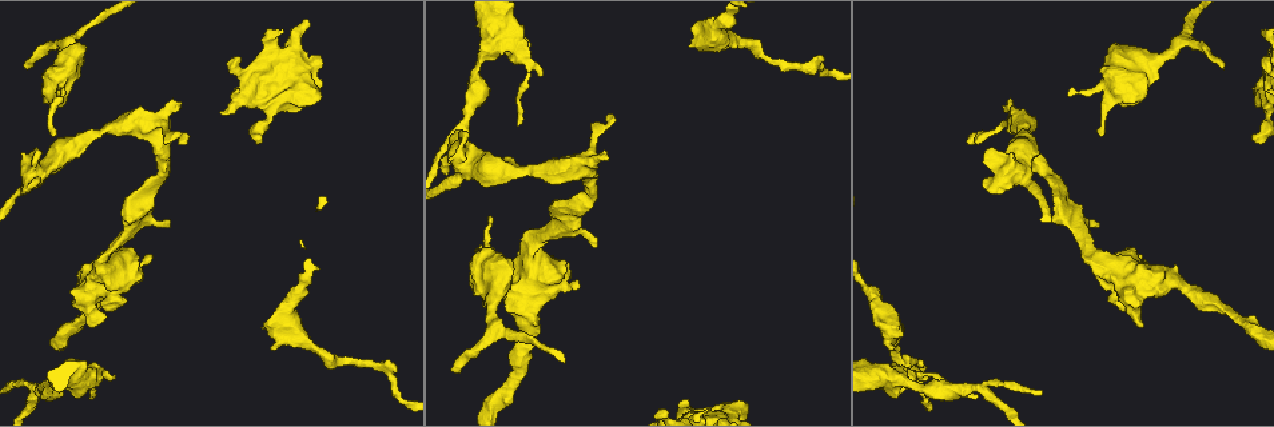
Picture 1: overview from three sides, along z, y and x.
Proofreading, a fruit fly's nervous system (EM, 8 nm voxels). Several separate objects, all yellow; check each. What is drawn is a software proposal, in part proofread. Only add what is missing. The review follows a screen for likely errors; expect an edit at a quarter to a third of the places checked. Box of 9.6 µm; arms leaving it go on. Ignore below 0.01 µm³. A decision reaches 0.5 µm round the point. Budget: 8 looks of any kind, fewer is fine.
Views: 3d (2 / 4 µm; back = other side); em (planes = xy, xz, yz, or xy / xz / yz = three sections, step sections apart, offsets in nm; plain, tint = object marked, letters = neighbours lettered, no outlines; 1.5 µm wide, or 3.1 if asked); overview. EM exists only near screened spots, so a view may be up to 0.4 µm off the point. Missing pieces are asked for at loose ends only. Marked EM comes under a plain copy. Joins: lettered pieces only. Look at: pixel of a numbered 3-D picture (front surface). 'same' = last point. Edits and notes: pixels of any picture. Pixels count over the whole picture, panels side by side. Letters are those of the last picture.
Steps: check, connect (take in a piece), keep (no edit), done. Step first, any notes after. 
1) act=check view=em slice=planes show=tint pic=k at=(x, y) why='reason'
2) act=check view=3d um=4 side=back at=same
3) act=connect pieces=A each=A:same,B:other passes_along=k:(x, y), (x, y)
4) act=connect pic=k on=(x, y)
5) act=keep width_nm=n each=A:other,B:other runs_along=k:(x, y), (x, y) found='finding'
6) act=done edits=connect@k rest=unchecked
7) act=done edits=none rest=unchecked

act=check view=em slice=planes show=letters pic=1 at=(978, 396) why='thin end'

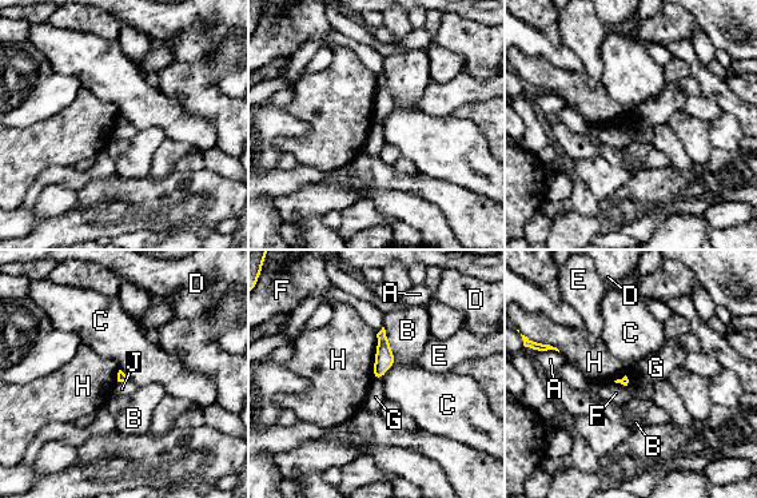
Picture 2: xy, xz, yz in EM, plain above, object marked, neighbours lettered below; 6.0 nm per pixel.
act=keep each=A:other,B:other,C:other,D:other,E:other,F:other,G:other,H:other,J:other border=2:(377, 334), (373, 378) found='no lettered piece goes on from it'

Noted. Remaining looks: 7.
act=check view=3d um=2 pic=1 at=(1013, 103) why='an open end'

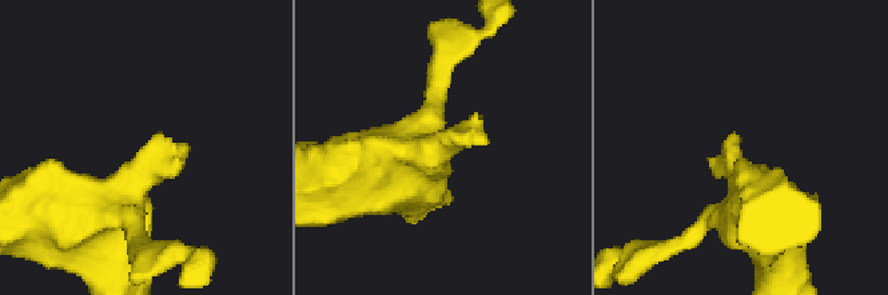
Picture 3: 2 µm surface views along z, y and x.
act=check view=em slice=xz step=4 show=tint pic=3 at=(485, 143) why='need the tissue'

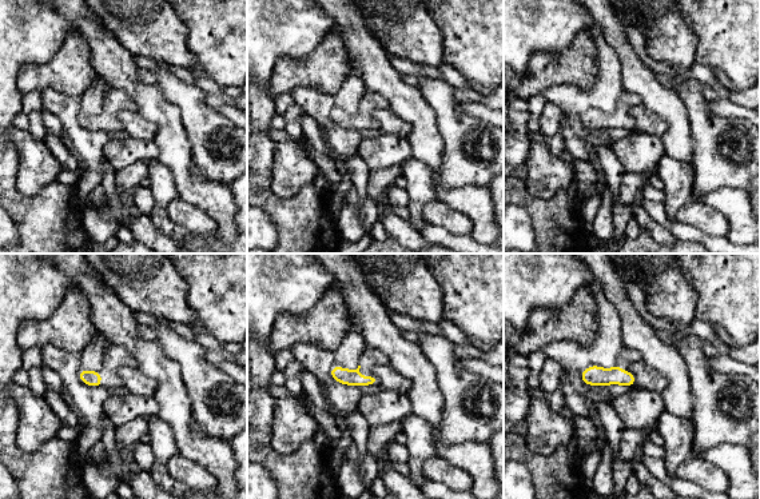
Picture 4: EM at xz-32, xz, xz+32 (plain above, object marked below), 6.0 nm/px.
act=check view=em slice=planes show=letters at=same why='another direction'

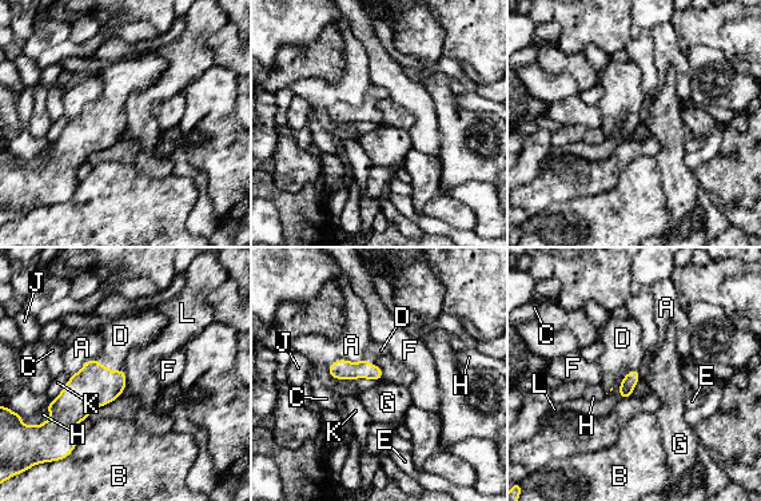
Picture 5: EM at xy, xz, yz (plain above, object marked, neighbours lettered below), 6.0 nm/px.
act=connect pieces=D each=A:other,B:other,C:other,D:same,E:other,F:other,G:other,H:other,J:other,K:other,L:other passes_along=5:(94, 385), (107, 369), (120, 336) found='it goes on there'

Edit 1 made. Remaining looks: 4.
act=done edits=connect@5 rest=unchecked

